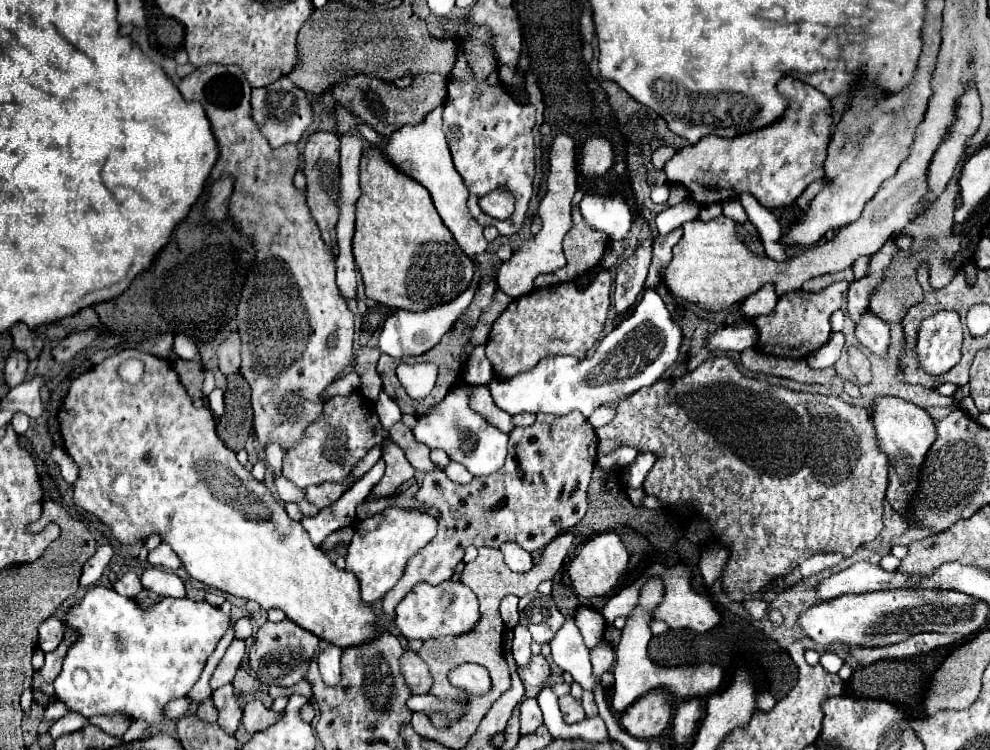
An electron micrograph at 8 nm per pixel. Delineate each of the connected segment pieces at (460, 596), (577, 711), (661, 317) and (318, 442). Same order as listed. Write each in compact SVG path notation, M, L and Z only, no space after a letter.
M420 582L404 600L396 606L396 626L406 640L432 640L442 636L462 636L472 632L480 624L480 602L476 594L460 582L442 582L440 586L428 586Z
M566 694L566 696L562 696L562 698L560 698L560 710L562 710L564 720L566 720L568 724L580 722L580 720L584 720L584 718L586 718L586 714L584 714L584 710L582 710L582 704L580 704L580 700L572 698L572 694Z
M646 288L640 304L624 318L598 346L598 350L584 358L552 356L542 360L536 368L510 380L492 380L490 392L496 406L508 414L546 412L546 414L590 414L604 404L614 404L640 388L656 384L662 374L680 360L682 328L676 324L656 288Z
M360 394L334 396L324 406L324 418L308 428L304 442L290 448L284 456L284 476L298 488L324 482L346 482L356 464L368 454L368 450L386 438L386 430L376 418L370 402Z

